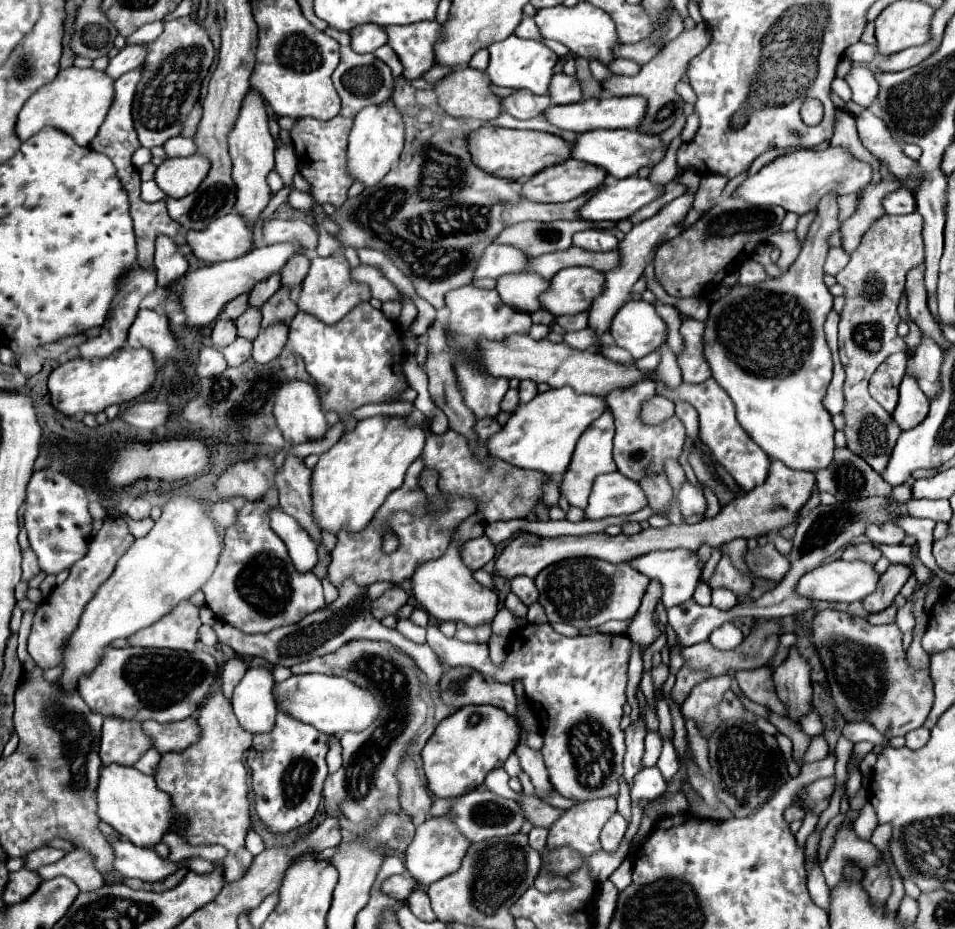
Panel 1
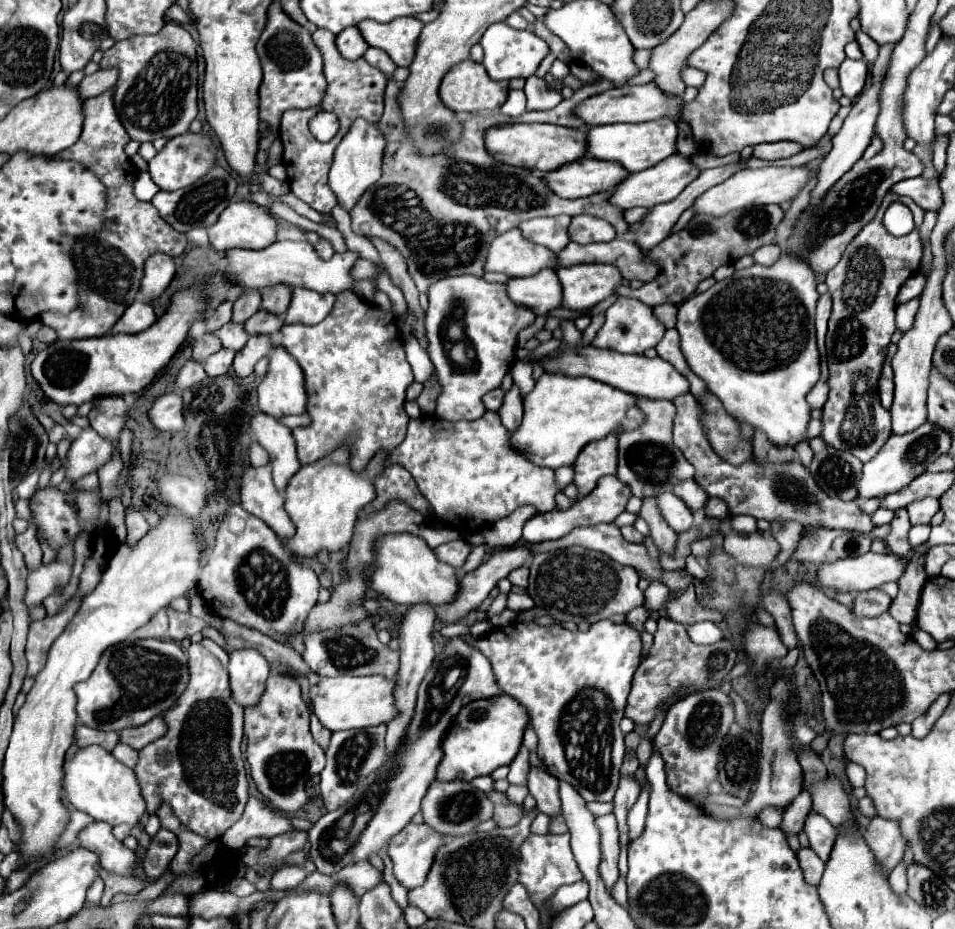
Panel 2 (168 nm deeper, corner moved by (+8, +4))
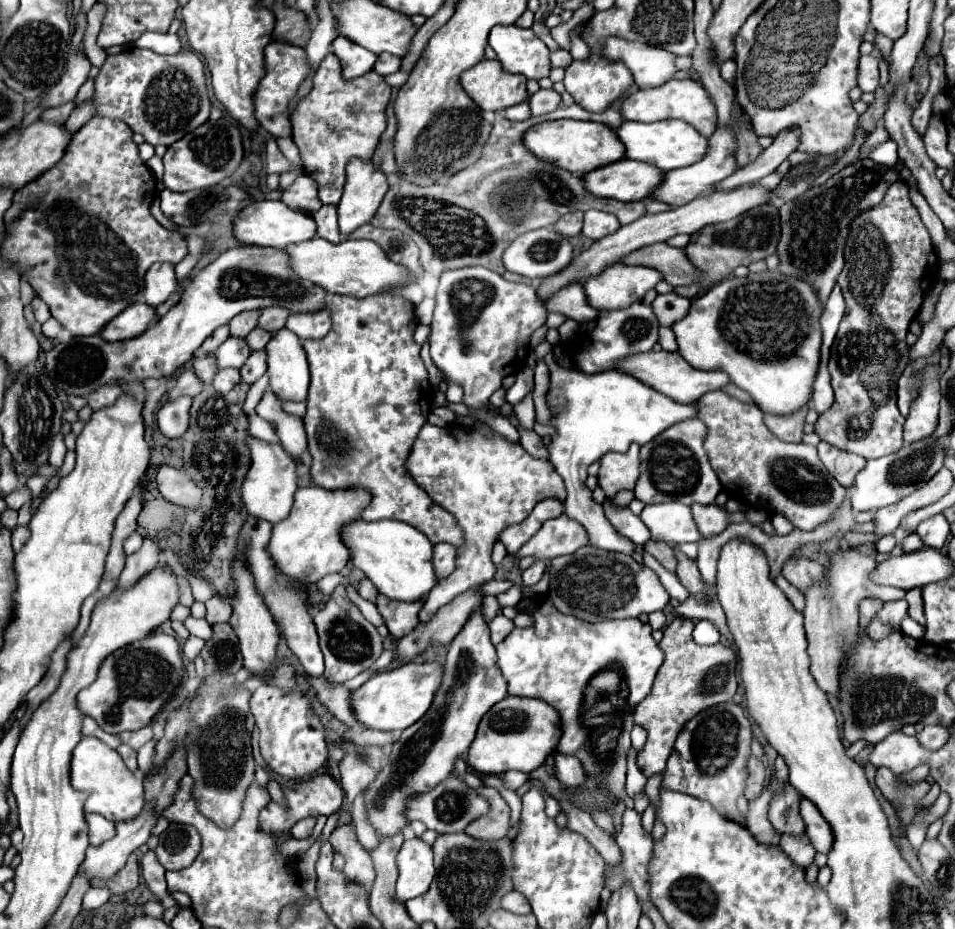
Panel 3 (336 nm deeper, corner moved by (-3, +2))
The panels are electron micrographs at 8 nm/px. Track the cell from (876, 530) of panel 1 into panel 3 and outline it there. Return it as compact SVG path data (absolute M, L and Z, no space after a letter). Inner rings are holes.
M711 391L699 401L699 419L709 427L705 451L723 483L741 489L743 497L759 509L785 515L797 529L811 531L827 521L843 501L843 487L823 467L817 449L805 443L785 443L763 423L759 407L741 403L725 391Z

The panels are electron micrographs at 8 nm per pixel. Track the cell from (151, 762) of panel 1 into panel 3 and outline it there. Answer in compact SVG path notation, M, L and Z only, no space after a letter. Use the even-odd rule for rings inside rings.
M119 745L117 747L117 753L123 757L123 761L125 761L125 765L127 765L129 771L137 771L137 753L131 747Z

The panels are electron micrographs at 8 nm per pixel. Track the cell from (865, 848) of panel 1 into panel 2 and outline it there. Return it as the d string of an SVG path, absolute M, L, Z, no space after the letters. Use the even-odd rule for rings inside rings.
M808 815L806 823L804 823L804 831L806 831L808 839L810 839L810 847L816 851L816 855L822 861L828 861L830 851L832 851L832 847L836 843L836 837L844 835L850 827L852 827L852 823L844 823L842 827L834 827L822 815Z

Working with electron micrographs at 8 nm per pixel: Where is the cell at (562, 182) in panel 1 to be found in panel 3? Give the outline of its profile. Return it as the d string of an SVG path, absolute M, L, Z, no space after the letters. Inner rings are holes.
M621 159L611 163L611 167L601 167L583 175L587 191L597 197L611 197L617 201L643 201L663 179L665 171L657 167L647 167L647 163L635 163L631 159Z

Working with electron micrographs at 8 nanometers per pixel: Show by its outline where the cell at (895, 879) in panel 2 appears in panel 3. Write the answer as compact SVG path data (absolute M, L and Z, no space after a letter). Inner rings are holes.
M909 823L909 825L907 825L905 833L907 833L907 839L909 839L909 843L913 845L915 851L919 851L919 845L921 845L923 839L925 839L927 827L929 827L929 823Z

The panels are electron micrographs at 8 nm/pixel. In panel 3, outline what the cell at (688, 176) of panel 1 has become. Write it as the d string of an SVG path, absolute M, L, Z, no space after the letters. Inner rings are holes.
M671 79L665 85L655 87L655 89L639 89L637 93L629 95L623 101L623 117L627 121L643 121L643 123L663 121L663 119L683 119L705 137L711 137L713 131L717 129L715 103L711 103L703 85L699 81L691 81L691 79L685 79L685 81Z

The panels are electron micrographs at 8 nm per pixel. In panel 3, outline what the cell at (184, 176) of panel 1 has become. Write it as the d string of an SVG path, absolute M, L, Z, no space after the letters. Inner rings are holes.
M221 117L217 121L205 121L201 127L173 143L163 155L165 175L163 183L171 191L193 191L207 189L225 179L229 179L243 161L243 141L241 129L231 117Z

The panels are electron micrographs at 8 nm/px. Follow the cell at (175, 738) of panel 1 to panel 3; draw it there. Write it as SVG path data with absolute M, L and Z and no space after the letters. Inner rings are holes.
M147 725L147 727L143 727L143 729L139 729L139 731L123 731L123 733L119 733L117 737L121 739L121 743L125 743L125 745L129 745L129 747L133 747L133 749L137 751L137 749L143 747L147 741L151 741L153 729Z

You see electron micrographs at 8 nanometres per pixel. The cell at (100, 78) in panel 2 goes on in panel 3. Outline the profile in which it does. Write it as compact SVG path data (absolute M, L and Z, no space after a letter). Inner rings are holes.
M85 101L83 105L75 107L71 117L63 123L63 127L69 131L69 133L75 133L79 131L79 127L83 127L83 123L87 123L91 117L95 115L95 105L91 101Z

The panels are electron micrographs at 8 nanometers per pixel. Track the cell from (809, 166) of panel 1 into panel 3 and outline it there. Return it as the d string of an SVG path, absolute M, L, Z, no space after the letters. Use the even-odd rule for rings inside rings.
M745 185L745 187L737 187L733 191L715 191L707 197L697 197L695 201L683 205L683 207L673 207L665 213L657 213L657 215L643 215L639 219L635 219L635 223L629 223L629 225L621 225L619 231L595 241L589 249L585 249L583 253L579 253L563 271L559 271L559 275L551 275L551 277L543 277L539 279L537 283L537 297L541 301L547 301L551 295L555 295L555 291L563 289L565 285L571 285L571 283L577 283L577 281L583 281L583 279L589 279L589 277L595 277L599 275L603 269L607 269L609 265L615 265L615 263L621 263L623 257L627 257L629 253L641 249L641 247L647 247L647 245L653 245L653 243L659 243L659 241L667 241L679 233L687 233L687 235L693 235L697 233L699 229L703 229L705 225L713 225L713 223L721 223L721 221L729 221L737 215L743 215L745 211L753 209L753 207L759 207L763 203L767 203L771 197L771 191L763 189L763 187L751 187L751 185Z

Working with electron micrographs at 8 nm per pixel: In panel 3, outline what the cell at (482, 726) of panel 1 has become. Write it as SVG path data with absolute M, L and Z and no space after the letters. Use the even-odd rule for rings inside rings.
M505 697L485 713L479 723L477 737L469 749L469 765L477 773L505 773L505 771L523 771L531 773L545 763L545 759L555 751L561 735L559 713L541 699L529 697Z

